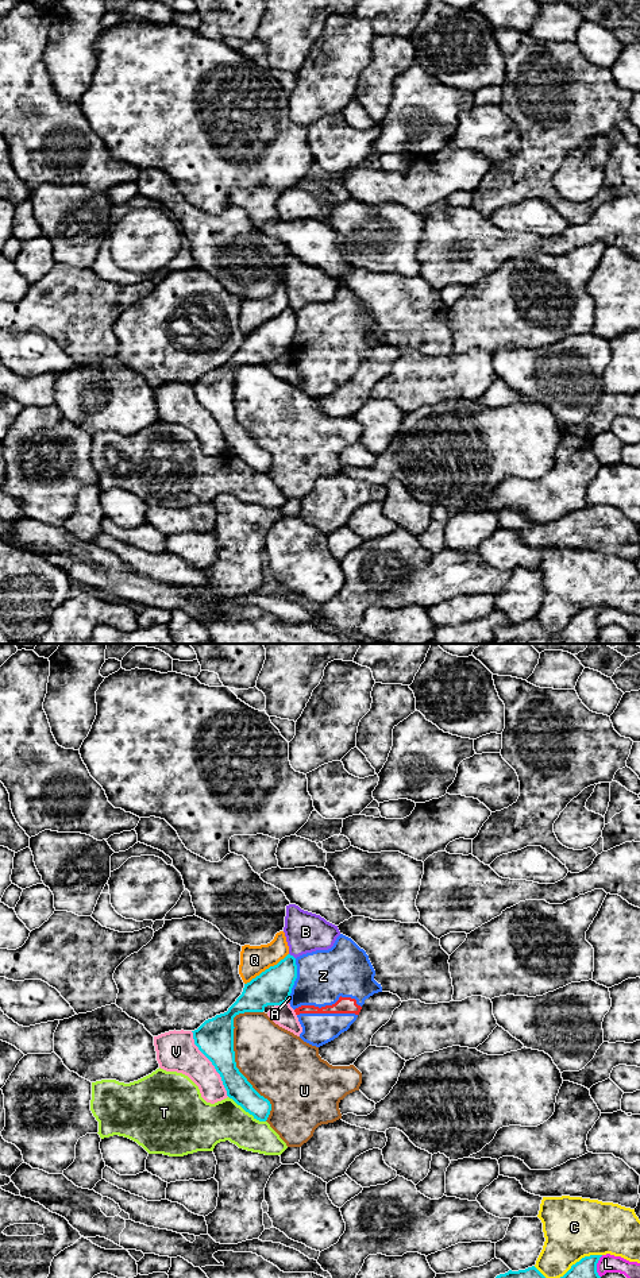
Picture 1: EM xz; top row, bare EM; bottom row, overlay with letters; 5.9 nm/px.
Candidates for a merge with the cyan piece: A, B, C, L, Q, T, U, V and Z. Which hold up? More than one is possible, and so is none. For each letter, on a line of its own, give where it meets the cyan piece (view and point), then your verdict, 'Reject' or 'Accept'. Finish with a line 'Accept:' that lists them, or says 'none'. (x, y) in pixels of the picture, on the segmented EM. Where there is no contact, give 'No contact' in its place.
A: Touches cyan at xz (288, 997). Reject
B: Touches cyan at xz (292, 956). Reject
C: Touches cyan at xz (581, 1259). Reject
L: Touches cyan at xz (596, 1266). Reject
Q: Touches cyan at xz (266, 969). Accept
T: Touches cyan at xz (247, 1111). Reject
U: Touches cyan at xz (235, 1065). Reject
V: Touches cyan at xz (212, 1064). Reject
Z: Touches cyan at xz (296, 977). Reject
Accept: Q

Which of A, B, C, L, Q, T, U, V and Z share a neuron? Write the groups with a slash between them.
A Z / B / C / L / Q / T / U / V

